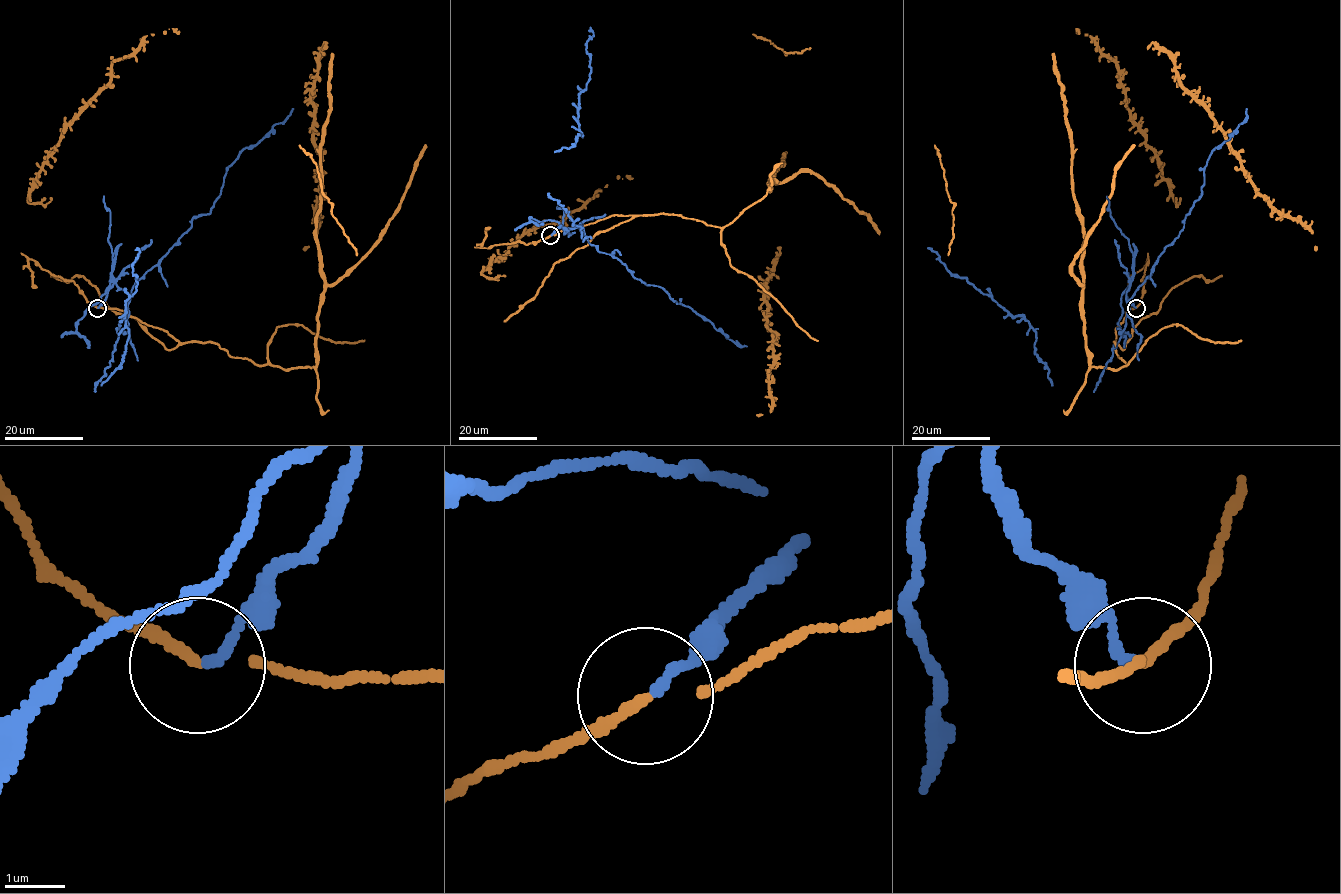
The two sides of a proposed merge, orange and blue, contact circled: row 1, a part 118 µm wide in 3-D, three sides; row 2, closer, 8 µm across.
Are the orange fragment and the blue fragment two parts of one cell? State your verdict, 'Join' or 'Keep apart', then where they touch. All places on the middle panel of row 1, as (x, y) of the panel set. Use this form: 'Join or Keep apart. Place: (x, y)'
Keep apart. Place: (550, 235)

